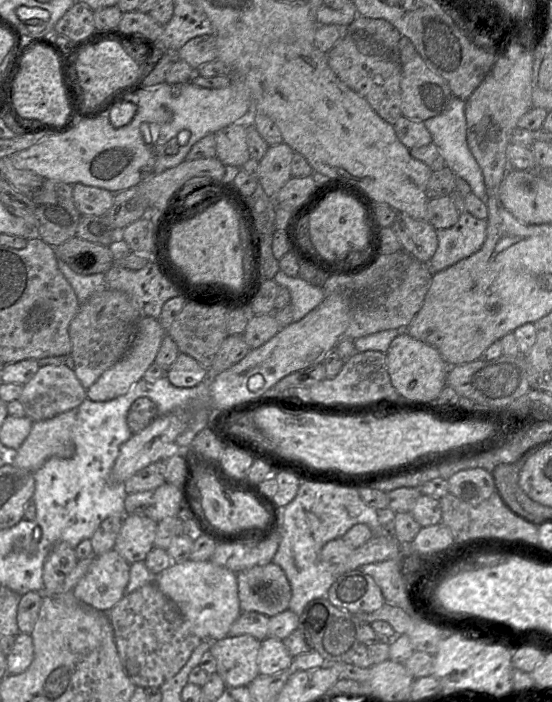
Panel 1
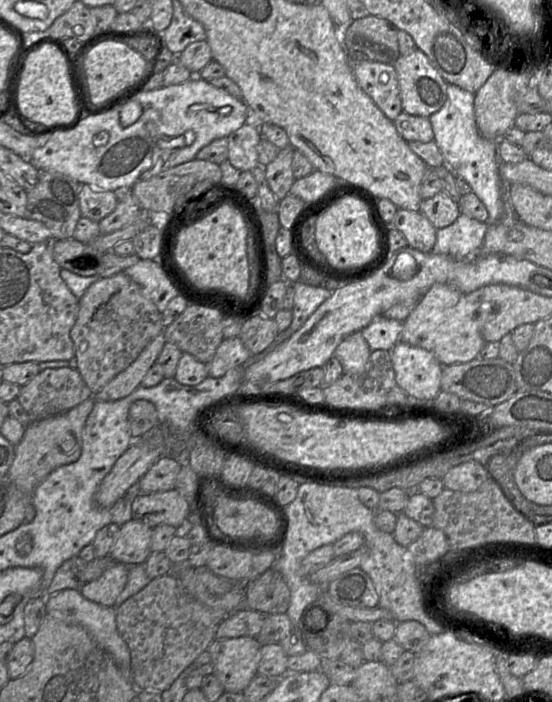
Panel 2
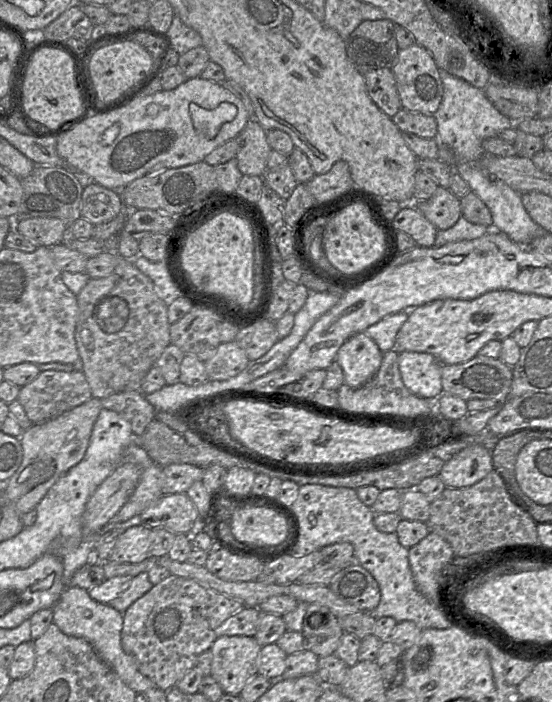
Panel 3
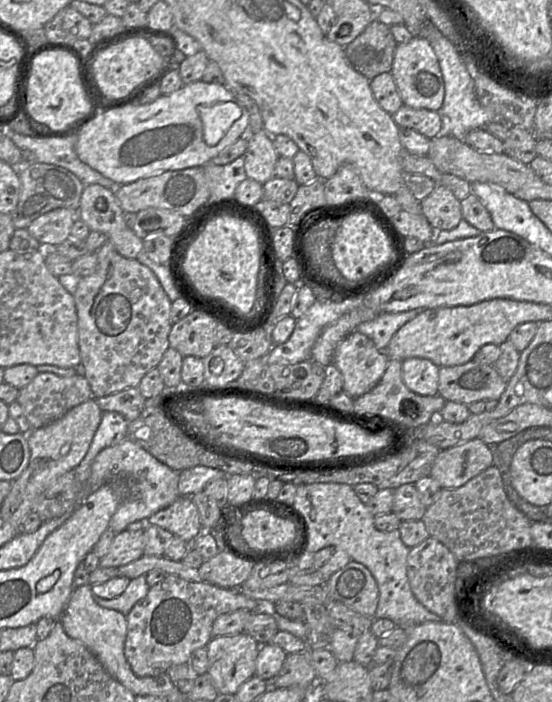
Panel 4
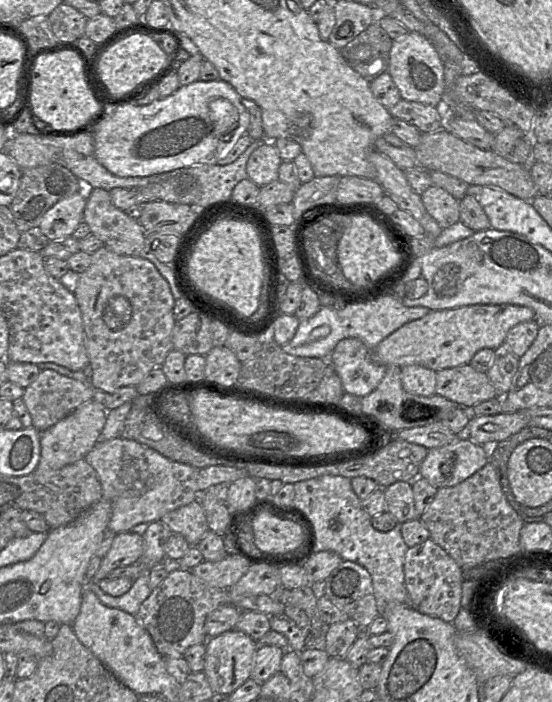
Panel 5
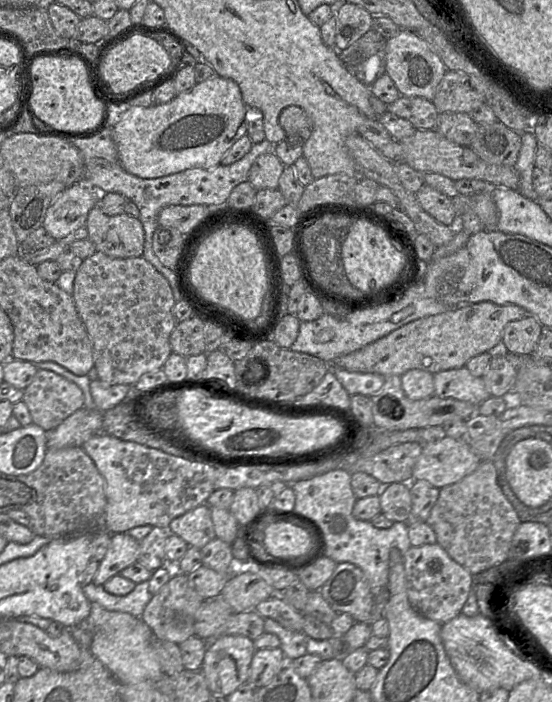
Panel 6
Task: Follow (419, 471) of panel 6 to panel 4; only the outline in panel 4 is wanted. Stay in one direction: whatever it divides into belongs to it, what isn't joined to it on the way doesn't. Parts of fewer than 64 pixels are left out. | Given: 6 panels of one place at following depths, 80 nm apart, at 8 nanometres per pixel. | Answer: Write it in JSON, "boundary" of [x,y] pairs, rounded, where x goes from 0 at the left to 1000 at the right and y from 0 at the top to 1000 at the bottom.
{"boundary":[[[868,624],[797,641],[779,678],[801,697],[830,695],[893,662],[893,638]]]}

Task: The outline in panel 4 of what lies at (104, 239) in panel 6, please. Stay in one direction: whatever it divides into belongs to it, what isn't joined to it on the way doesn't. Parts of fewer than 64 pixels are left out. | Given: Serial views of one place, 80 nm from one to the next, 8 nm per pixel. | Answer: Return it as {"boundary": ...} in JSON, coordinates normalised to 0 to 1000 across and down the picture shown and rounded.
{"boundary":[[[179,262],[156,264],[141,299],[141,311],[152,315],[165,329],[181,329],[194,336],[212,359],[226,368],[246,369],[259,356],[259,340],[246,336],[226,313],[226,301],[219,296],[205,272]]]}

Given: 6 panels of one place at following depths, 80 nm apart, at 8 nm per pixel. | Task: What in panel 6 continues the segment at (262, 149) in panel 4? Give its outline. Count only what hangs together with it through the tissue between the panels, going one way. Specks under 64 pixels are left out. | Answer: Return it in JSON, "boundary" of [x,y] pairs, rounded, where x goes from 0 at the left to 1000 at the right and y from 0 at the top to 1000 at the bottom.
{"boundary":[[[495,215],[469,221],[449,245],[449,258],[464,271],[504,268],[516,236]]]}

